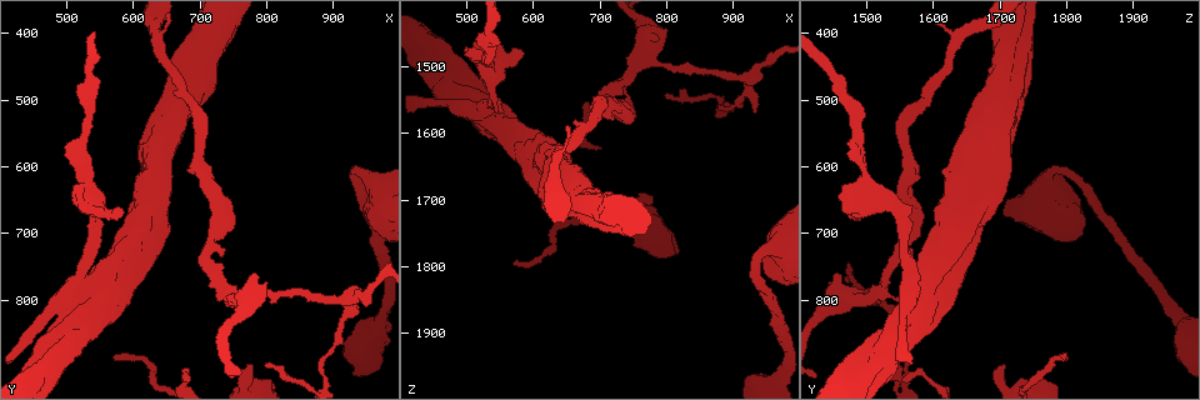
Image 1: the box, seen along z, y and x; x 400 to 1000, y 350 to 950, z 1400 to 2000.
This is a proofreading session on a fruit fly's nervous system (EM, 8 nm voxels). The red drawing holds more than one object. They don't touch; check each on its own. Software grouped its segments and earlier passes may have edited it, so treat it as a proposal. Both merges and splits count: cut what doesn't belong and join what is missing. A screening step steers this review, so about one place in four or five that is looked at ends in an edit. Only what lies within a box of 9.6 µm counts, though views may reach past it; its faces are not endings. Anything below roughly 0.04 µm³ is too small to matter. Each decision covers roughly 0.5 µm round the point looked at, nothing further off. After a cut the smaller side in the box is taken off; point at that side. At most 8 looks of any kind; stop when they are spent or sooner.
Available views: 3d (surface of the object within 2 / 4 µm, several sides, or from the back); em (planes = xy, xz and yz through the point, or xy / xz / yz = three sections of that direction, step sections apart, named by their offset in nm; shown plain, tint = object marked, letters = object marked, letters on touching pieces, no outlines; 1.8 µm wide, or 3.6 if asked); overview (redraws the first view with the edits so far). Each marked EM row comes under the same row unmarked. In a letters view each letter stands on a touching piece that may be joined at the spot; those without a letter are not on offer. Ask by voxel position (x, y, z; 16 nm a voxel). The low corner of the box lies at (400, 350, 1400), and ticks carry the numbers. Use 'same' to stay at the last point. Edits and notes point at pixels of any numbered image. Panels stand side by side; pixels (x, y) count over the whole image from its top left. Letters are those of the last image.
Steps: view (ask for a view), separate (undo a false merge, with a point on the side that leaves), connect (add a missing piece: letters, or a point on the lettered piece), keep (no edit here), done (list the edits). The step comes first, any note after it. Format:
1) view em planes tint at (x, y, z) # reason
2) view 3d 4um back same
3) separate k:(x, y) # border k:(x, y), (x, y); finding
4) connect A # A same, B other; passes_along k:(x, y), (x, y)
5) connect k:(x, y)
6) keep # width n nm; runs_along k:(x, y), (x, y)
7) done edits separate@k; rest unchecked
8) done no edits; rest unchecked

view 3d 4um at (930, 610, 1800) # abrupt turn

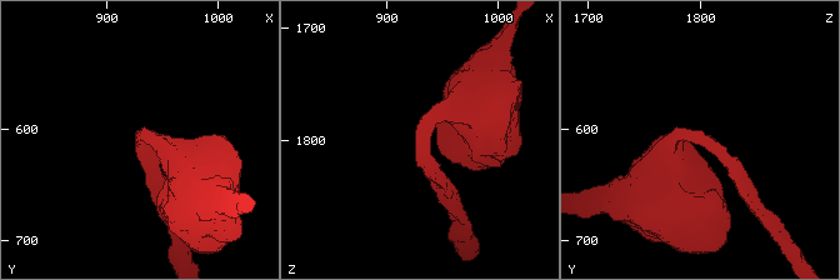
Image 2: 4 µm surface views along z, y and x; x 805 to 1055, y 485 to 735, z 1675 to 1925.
view em planes letters at (930, 612, 1804) # arm_widths 220, 300 nm

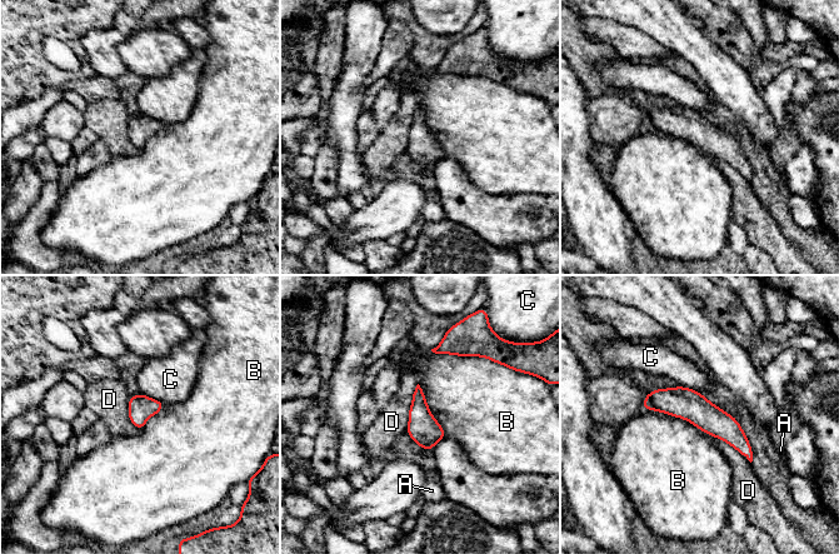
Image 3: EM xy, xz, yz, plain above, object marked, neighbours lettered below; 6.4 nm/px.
keep # A other, B other, C other, D other; runs_along 3:(648, 398), (692, 405), (749, 455); continuous, no second neuron

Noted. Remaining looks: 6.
view em 3.6um planes letters at (975, 830, 1970) # sudden change in width

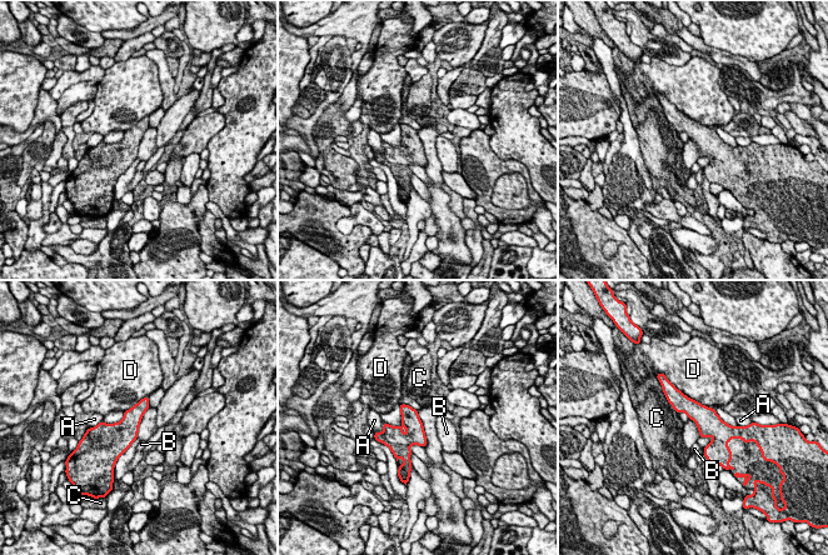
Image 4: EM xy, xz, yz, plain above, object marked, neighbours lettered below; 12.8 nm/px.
keep # A other, B other, C other, D other; runs_along 4:(671, 398), (719, 431), (732, 431); one neuron here

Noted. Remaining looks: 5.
view em 3.6um planes letters at (775, 900, 1705) # an open end

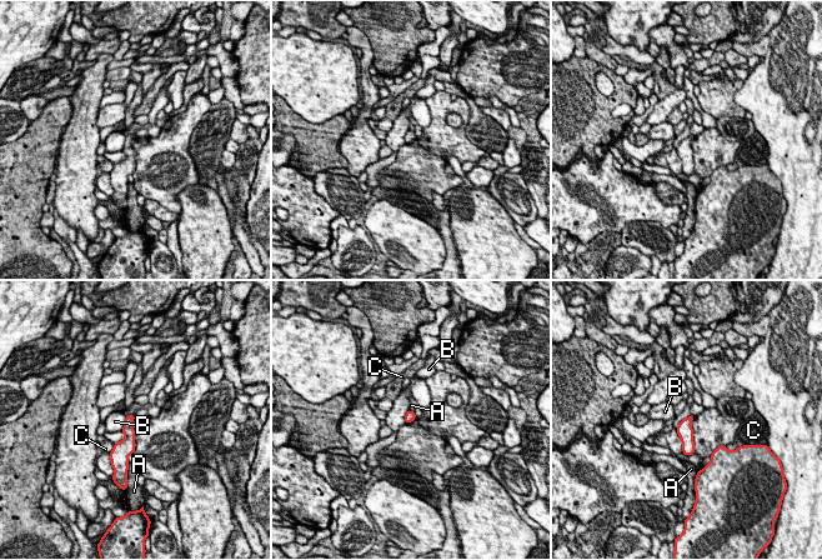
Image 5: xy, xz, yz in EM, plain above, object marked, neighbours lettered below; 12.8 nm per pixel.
keep # A other, B other, C other; border 5:(690, 414), (676, 429); none of them fits

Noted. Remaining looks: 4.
done no edits; rest unchecked

